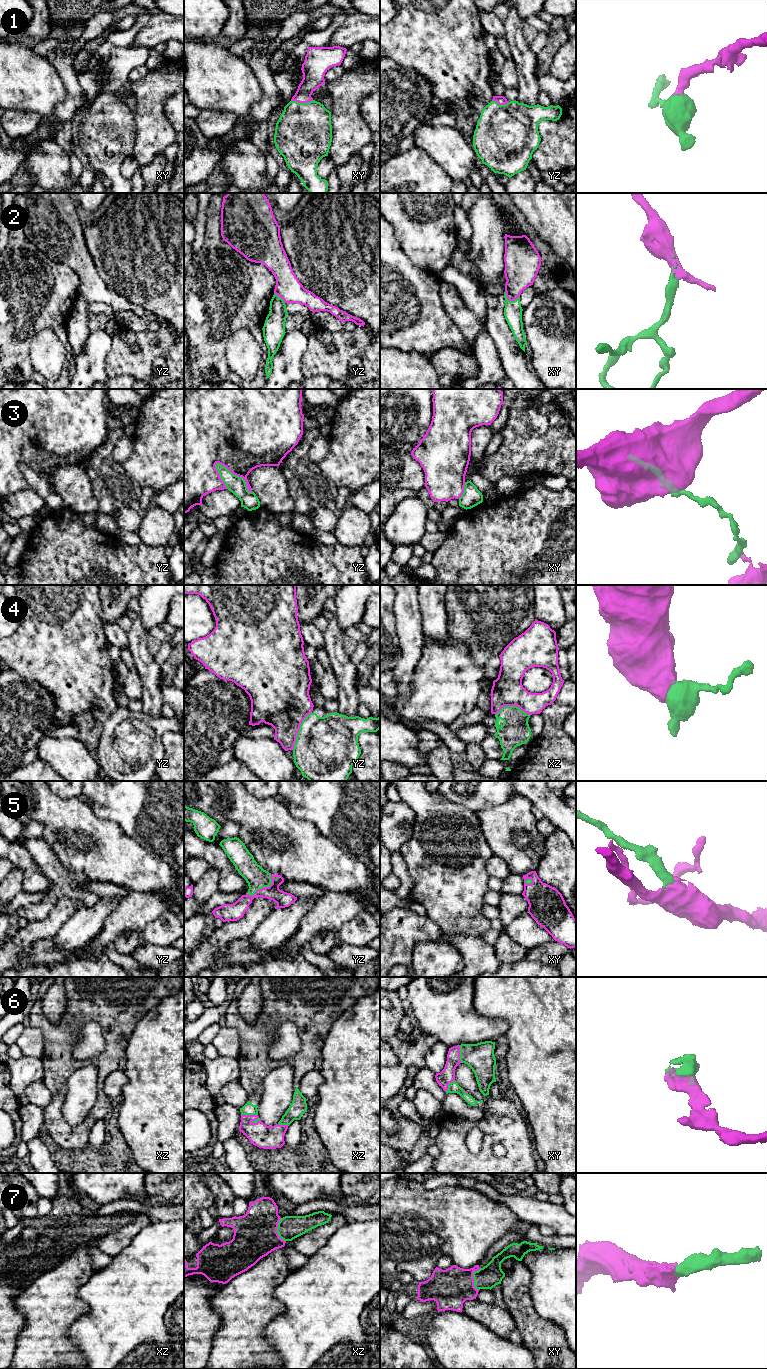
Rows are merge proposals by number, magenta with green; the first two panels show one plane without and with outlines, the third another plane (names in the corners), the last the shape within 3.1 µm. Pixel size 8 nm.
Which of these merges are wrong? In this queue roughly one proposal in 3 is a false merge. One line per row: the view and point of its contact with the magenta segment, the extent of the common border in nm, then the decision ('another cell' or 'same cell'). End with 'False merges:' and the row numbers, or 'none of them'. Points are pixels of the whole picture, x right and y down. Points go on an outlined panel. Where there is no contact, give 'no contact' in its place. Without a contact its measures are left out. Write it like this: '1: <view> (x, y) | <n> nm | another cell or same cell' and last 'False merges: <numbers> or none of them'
1: xy (302, 102) | 180 nm | same cell
2: xy (510, 300) | 130 nm | same cell
3: yz (237, 475) | 380 nm | another cell
4: yz (298, 730) | 340 nm | another cell
5: yz (265, 887) | 260 nm | same cell
6: xy (459, 1054) | 140 nm | same cell
7: xy (473, 1278) | 180 nm | same cell
False merges: 3, 4

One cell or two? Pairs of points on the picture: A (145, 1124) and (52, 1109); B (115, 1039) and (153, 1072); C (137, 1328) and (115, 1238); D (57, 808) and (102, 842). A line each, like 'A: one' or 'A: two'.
A: two
B: two
C: two
D: one

